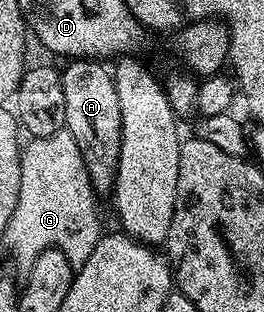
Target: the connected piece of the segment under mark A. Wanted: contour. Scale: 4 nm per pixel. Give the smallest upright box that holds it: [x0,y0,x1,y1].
[61,59,122,191]

